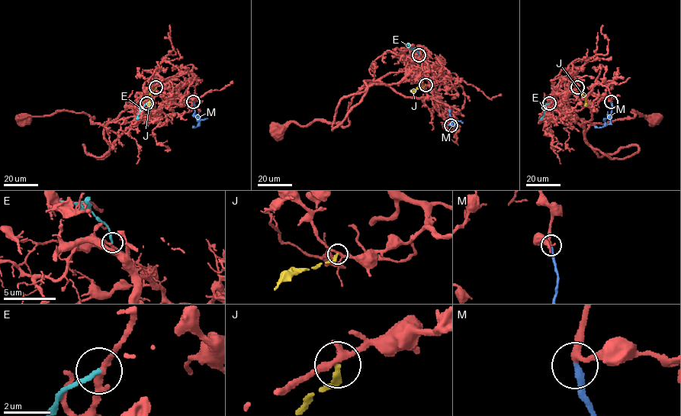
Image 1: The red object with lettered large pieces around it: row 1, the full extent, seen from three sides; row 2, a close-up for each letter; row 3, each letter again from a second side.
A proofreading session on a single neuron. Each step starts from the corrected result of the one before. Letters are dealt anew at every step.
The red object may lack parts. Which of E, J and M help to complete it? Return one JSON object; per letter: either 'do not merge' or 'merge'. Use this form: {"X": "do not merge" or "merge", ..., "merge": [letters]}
{"E": "do not merge", "J": "do not merge", "M": "merge", "merge": ["M"]}

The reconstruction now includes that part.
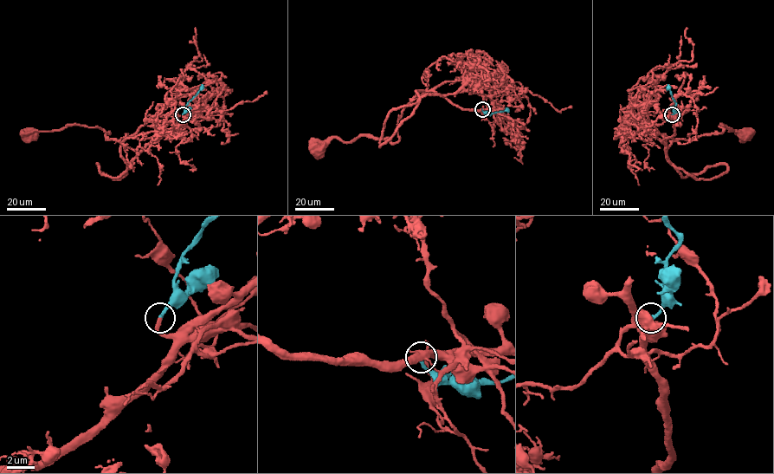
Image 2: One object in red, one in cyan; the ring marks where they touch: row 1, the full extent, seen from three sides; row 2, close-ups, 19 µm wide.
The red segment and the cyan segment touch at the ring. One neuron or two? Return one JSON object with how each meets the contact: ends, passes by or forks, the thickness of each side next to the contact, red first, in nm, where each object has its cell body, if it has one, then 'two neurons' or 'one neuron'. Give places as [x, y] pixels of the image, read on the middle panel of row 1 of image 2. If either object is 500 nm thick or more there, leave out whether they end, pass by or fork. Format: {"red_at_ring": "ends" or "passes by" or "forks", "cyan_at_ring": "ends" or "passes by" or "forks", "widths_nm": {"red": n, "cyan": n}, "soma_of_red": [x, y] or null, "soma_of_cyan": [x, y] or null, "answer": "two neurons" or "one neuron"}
{"red_at_ring": "ends", "cyan_at_ring": "ends", "widths_nm": {"red": 280, "cyan": 260}, "soma_of_red": [316, 148], "soma_of_cyan": null, "answer": "one neuron"}

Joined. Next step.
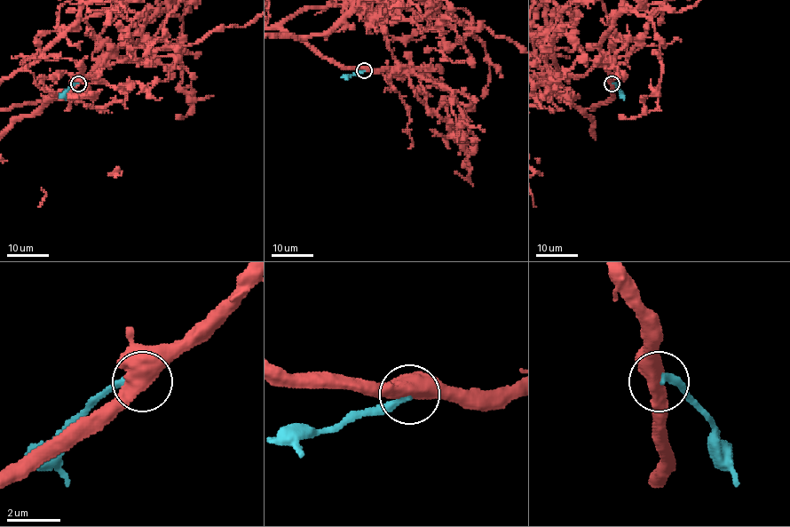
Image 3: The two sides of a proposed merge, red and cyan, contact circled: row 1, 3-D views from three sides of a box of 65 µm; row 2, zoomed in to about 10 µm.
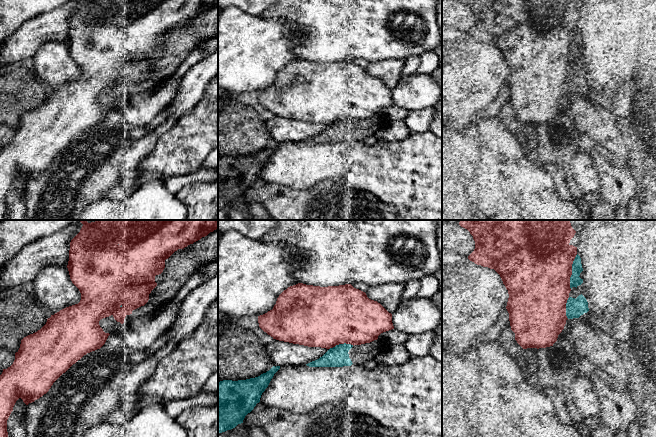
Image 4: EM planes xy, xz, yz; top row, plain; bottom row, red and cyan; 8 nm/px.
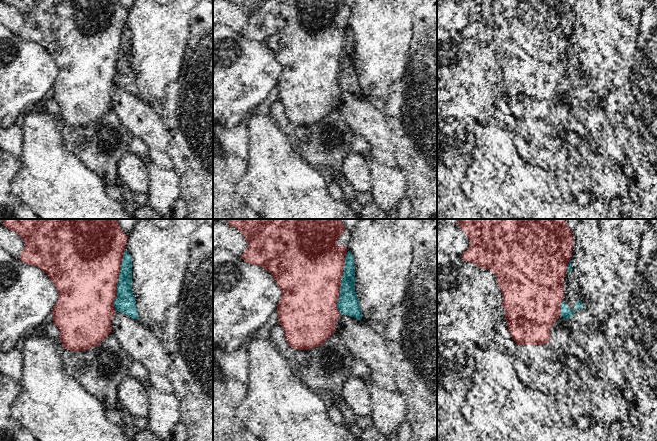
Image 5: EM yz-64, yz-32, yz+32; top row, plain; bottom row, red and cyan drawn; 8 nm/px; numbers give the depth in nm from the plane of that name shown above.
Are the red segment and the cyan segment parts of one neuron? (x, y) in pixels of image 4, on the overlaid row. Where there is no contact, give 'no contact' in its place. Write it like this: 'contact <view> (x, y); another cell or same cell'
contact yz (571, 271); another cell

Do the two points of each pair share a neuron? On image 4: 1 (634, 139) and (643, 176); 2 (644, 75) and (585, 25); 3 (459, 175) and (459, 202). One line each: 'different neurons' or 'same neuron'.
1: same neuron
2: different neurons
3: same neuron

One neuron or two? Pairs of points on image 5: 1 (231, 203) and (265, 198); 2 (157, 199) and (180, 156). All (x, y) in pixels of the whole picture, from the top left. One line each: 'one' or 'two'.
1: two
2: two

